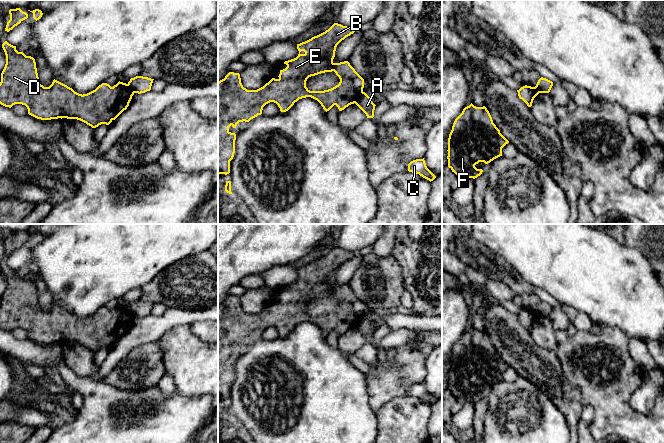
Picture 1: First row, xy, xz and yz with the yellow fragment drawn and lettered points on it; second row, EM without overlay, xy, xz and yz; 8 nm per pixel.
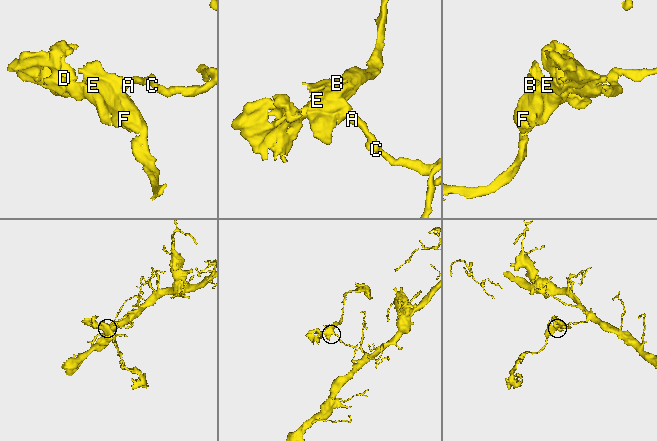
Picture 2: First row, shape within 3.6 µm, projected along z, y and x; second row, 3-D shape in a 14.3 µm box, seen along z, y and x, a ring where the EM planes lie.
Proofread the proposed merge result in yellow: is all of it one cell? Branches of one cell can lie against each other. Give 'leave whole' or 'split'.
split

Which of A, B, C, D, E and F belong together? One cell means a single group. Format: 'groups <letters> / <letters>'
groups A C / B D E F

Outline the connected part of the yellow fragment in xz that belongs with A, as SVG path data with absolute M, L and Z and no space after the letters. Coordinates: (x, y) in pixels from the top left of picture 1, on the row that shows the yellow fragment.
M365 92L361 93L360 97L355 101L355 104L366 114L367 118L374 117L376 105Z

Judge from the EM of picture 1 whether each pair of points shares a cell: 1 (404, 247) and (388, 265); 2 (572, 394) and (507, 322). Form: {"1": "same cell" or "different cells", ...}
{"1": "different cells", "2": "same cell"}

